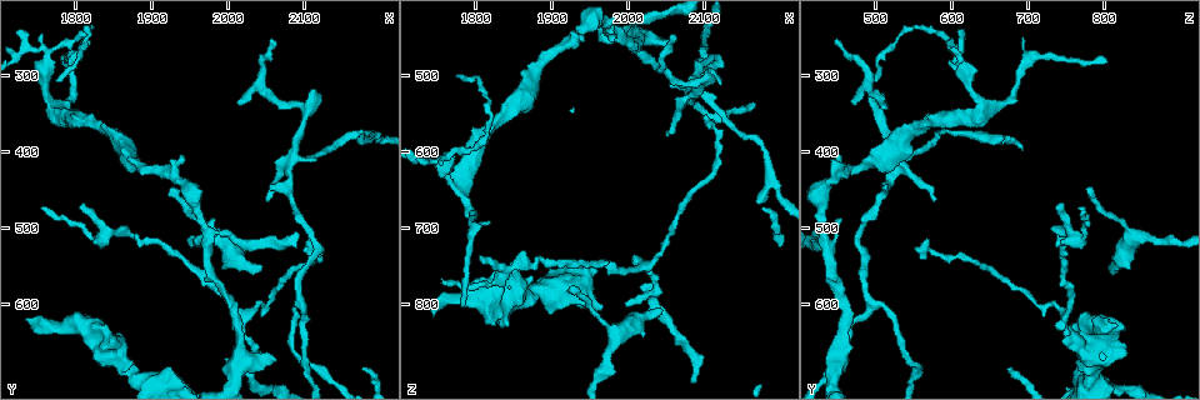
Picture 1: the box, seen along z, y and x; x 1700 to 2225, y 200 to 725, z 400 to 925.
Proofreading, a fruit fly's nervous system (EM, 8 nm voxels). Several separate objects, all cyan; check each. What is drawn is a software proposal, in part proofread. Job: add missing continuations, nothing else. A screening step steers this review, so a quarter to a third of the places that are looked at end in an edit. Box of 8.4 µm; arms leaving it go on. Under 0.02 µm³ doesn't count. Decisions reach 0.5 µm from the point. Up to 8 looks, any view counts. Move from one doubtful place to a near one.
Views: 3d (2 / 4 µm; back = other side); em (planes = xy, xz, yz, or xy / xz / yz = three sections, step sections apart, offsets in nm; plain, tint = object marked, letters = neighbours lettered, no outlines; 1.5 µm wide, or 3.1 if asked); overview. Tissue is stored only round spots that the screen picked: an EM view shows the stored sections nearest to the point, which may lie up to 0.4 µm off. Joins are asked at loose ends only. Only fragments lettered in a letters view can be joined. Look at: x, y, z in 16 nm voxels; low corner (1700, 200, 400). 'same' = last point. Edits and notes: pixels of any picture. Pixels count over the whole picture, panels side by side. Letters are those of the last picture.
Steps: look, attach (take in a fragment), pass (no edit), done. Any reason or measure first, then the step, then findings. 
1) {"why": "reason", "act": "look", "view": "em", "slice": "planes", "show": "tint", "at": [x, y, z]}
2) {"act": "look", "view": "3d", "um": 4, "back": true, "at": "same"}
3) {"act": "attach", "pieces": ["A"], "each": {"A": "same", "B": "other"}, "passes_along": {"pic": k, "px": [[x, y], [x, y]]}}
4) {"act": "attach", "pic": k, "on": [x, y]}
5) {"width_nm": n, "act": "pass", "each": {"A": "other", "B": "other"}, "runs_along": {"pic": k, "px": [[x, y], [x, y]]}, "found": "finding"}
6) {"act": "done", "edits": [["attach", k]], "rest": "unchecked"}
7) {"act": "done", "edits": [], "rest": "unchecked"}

{"why": "thin end", "act": "look", "view": "em", "slice": "xy", "step": 8, "show": "plain", "at": [2055, 445, 510]}

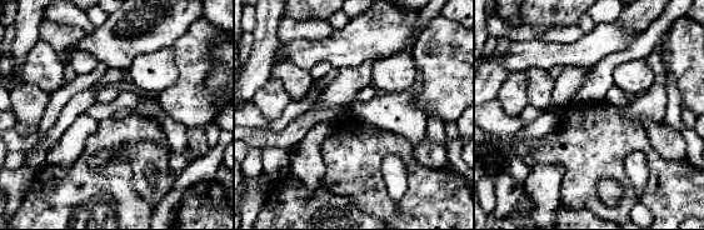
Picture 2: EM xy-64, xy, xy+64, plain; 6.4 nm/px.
{"why": "what lies round it", "act": "look", "view": "em", "slice": "xy", "step": 8, "show": "letters", "at": "same"}

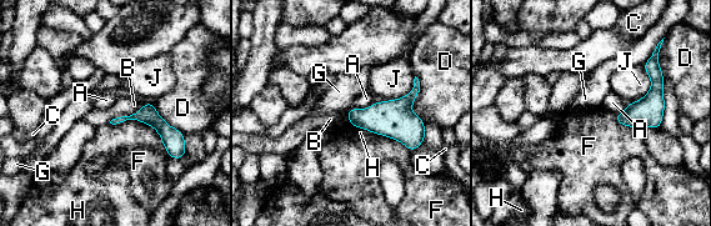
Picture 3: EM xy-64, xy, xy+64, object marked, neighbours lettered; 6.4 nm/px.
{"act": "pass", "each": {"A": "other", "B": "other", "C": "other", "D": "other", "F": "other", "G": "other", "H": "other", "J": "other"}, "border": {"pic": 3, "px": [[144, 103], [139, 110], [109, 121]]}, "found": "no lettered fragment goes on from it"}

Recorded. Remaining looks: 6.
{"why": "free end", "act": "look", "view": "em", "slice": "planes", "show": "letters", "at": [2010, 335, 470]}

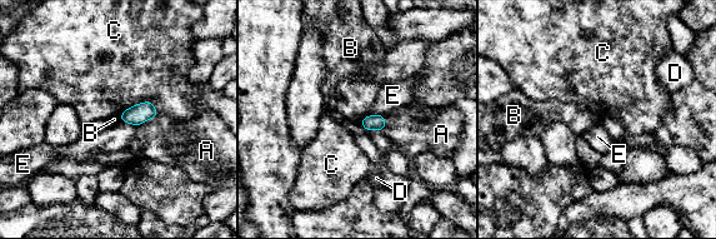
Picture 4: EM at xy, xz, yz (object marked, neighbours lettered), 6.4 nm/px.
{"width_nm": 100, "longest_contact_nm": ["C", 280], "act": "pass", "each": {"A": "other", "B": "other", "C": "other", "D": "other", "E": "other"}, "found": "no lettered fragment goes on from it"}

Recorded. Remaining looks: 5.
{"why": "thin end", "act": "look", "view": "em", "slice": "yz", "step": 4, "show": "letters", "at": [2120, 320, 500]}

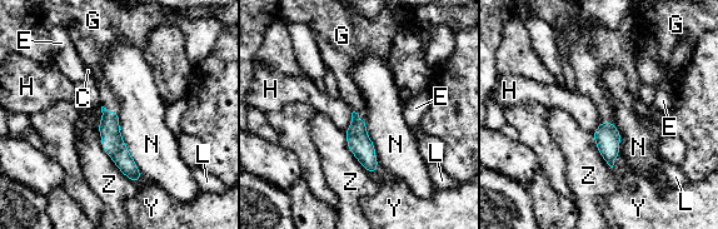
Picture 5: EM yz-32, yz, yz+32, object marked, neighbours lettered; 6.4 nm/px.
{"act": "look", "view": "em", "slice": "planes", "show": "letters", "at": "same"}

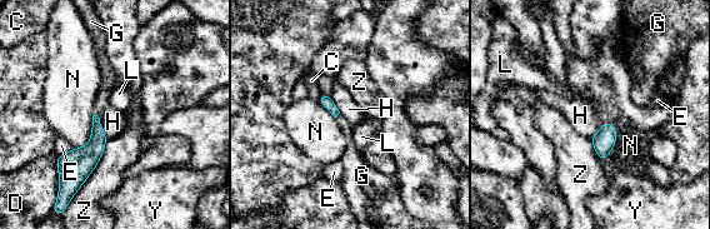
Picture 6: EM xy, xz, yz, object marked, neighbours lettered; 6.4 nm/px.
{"longest_contact_nm": ["Z", 440], "act": "attach", "pieces": ["G"], "each": {"C": "other", "D": "other", "E": "other", "G": "same", "H": "other", "L": "other", "N": "other", "Y": "other", "Z": "other"}, "passes_along": {"pic": 6, "px": [[89, 155], [99, 118], [108, 80]]}, "found": "it goes on there"}

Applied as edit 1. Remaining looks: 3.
{"act": "done", "edits": [["attach", 6]], "rest": "unchecked"}

